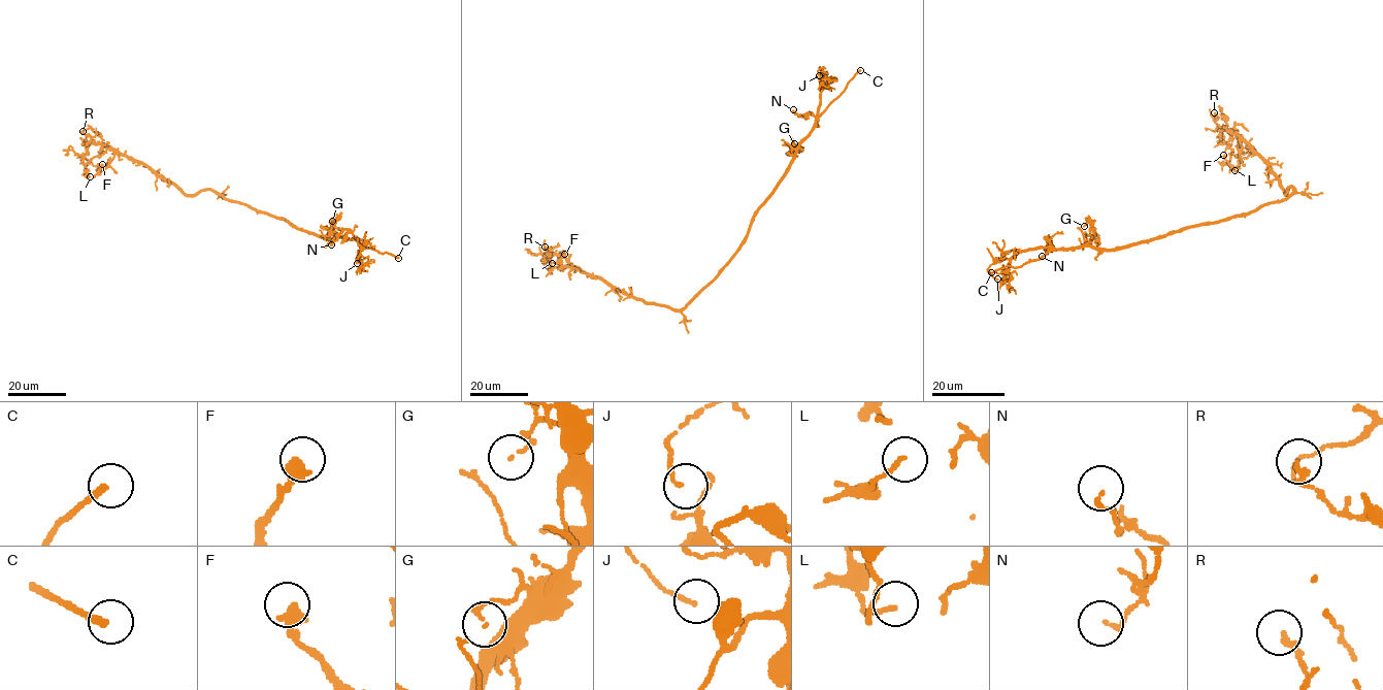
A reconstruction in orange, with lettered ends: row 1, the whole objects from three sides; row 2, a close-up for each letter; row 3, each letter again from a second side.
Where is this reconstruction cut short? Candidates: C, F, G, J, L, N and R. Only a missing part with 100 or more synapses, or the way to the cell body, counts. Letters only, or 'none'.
C

